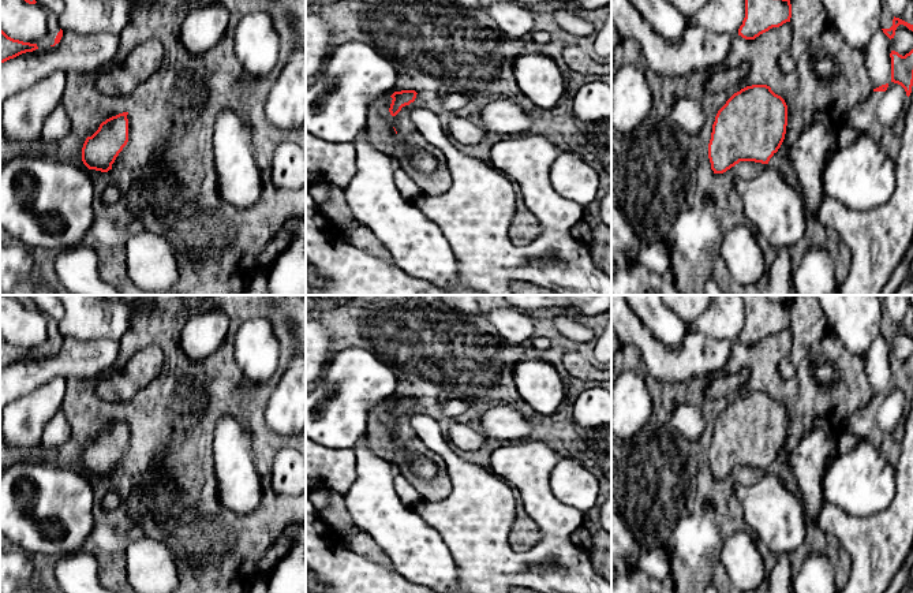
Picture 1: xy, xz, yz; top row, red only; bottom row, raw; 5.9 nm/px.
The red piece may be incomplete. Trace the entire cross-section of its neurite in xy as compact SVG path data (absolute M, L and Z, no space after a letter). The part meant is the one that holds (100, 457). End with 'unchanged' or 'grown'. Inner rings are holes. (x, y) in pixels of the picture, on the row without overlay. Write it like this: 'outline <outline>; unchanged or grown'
outline M128 418L102 428L98 436L87 443L82 454L82 467L89 475L108 478L119 459L128 448Z; unchanged

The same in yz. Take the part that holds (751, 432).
outline M767 391L734 399L718 417L708 450L714 480L740 467L768 470L781 454L787 432L787 411Z; unchanged

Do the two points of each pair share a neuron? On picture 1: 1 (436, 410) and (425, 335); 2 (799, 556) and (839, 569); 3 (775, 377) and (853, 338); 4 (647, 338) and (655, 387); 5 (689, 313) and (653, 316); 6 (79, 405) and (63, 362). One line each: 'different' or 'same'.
1: same
2: same
3: different
4: different
5: different
6: different

